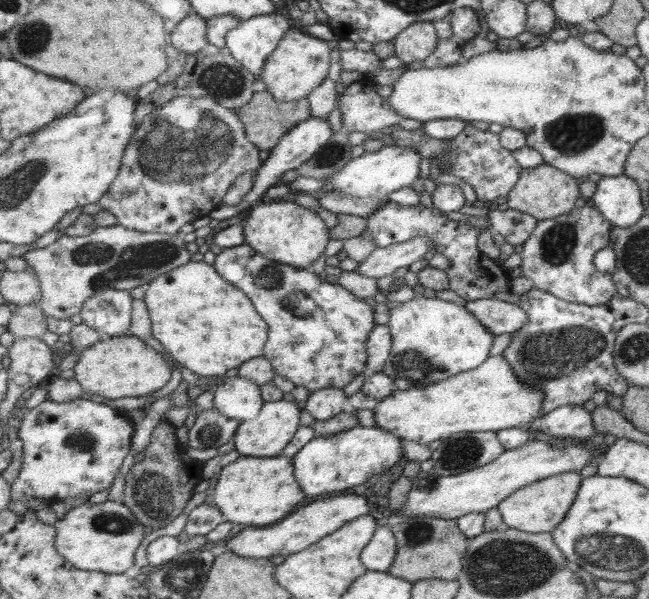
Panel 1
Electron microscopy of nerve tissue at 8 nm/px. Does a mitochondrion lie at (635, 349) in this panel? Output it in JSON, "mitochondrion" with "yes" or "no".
{"mitochondrion":"yes"}

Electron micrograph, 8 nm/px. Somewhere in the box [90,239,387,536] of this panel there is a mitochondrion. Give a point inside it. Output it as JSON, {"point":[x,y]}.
{"point":[157,494]}

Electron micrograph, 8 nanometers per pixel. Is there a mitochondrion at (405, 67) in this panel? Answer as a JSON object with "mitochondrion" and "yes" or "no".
{"mitochondrion":"no"}

